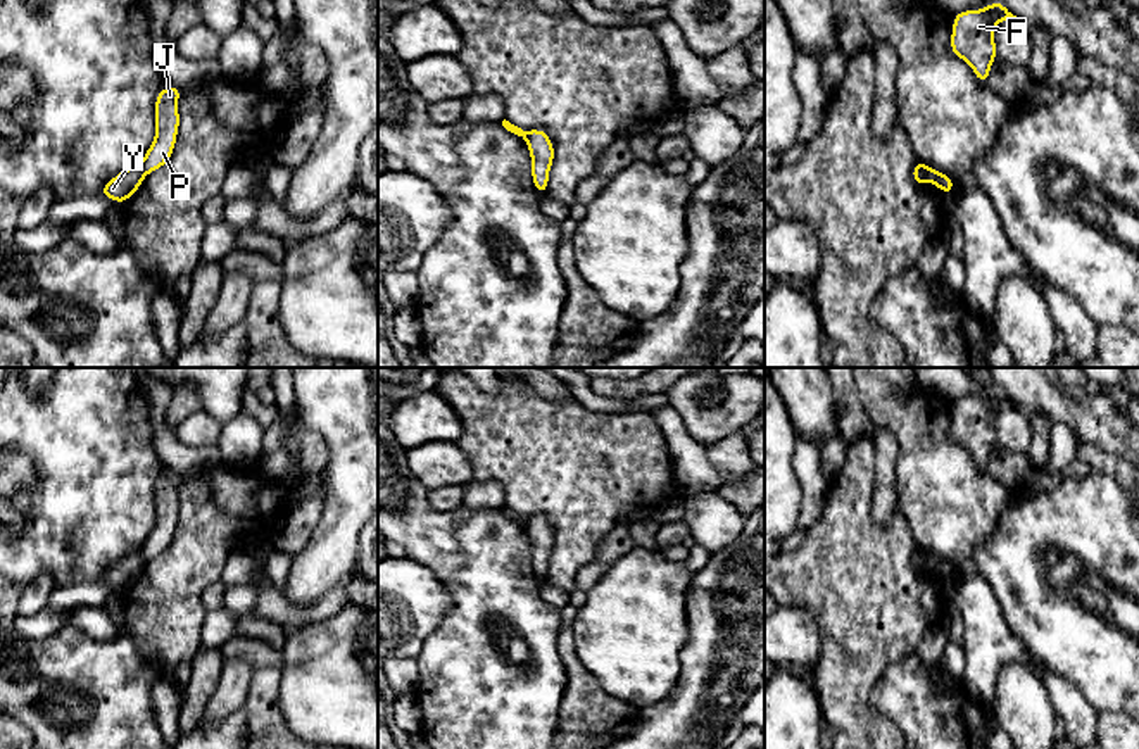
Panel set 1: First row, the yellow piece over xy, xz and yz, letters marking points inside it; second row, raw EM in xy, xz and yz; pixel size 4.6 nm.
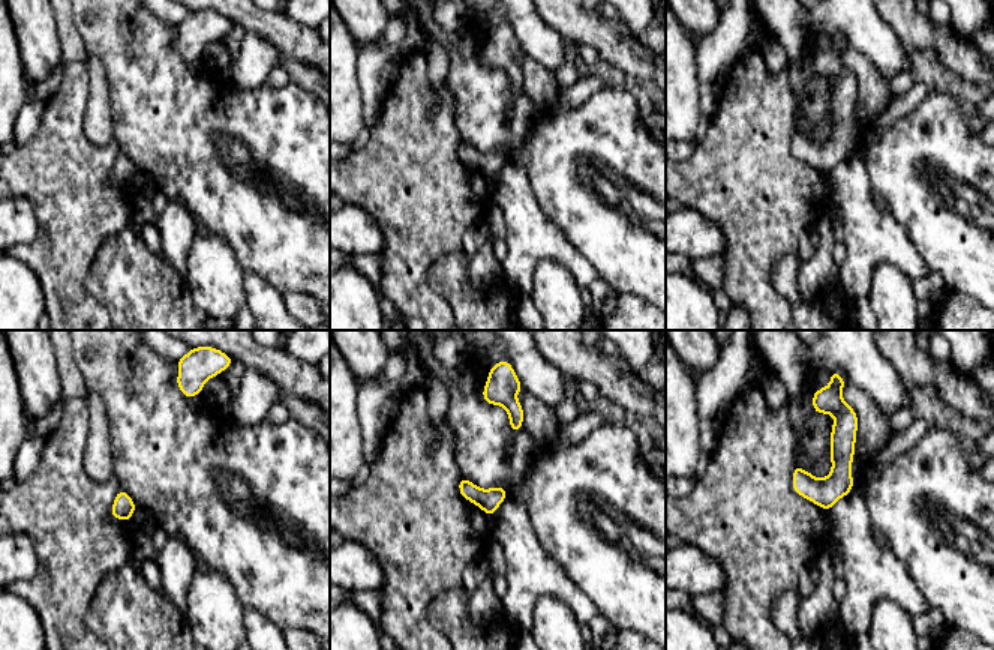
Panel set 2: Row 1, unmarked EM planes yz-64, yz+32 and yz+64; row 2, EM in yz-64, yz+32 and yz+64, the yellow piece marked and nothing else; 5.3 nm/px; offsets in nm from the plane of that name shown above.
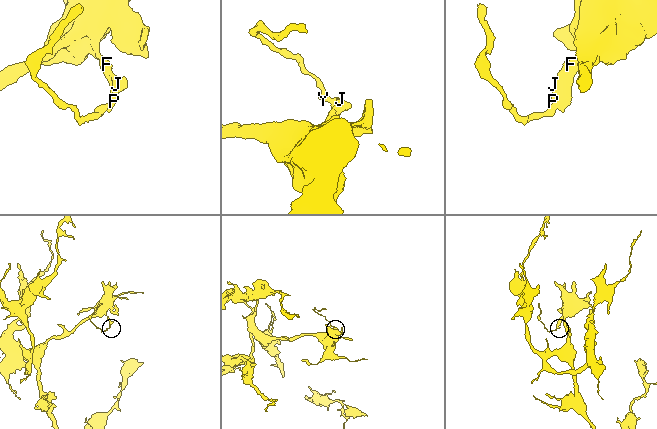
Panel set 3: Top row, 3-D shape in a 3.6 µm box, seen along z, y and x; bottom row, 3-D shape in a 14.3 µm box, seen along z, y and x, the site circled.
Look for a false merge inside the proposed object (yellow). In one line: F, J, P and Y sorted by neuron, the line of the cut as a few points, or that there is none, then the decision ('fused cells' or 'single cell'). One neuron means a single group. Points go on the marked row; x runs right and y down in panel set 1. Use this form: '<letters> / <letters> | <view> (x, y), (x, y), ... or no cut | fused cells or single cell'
F J P / Y | yz (915, 163), (929, 180) | fused cells

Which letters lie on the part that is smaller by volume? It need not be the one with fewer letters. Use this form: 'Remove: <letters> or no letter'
Remove: Y

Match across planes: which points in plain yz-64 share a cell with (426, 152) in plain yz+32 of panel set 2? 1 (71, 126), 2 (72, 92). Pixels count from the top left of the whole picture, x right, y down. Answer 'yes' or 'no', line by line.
1: yes
2: yes

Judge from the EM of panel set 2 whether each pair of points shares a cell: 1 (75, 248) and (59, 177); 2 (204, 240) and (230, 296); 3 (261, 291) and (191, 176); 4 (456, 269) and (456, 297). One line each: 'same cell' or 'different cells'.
1: same cell
2: same cell
3: different cells
4: same cell

